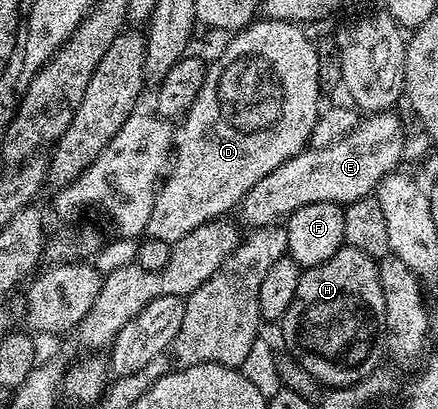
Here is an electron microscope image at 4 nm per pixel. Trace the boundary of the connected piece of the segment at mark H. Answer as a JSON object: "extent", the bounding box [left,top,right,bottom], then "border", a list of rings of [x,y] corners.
{"extent":[281,245,385,387],"border":[[[343,245],[333,252],[325,264],[308,266],[300,273],[297,296],[281,319],[283,342],[286,353],[319,381],[320,387],[348,386],[365,380],[374,370],[380,369],[379,357],[385,354],[385,296],[381,292],[379,267],[376,259],[369,257],[361,248]]]}

